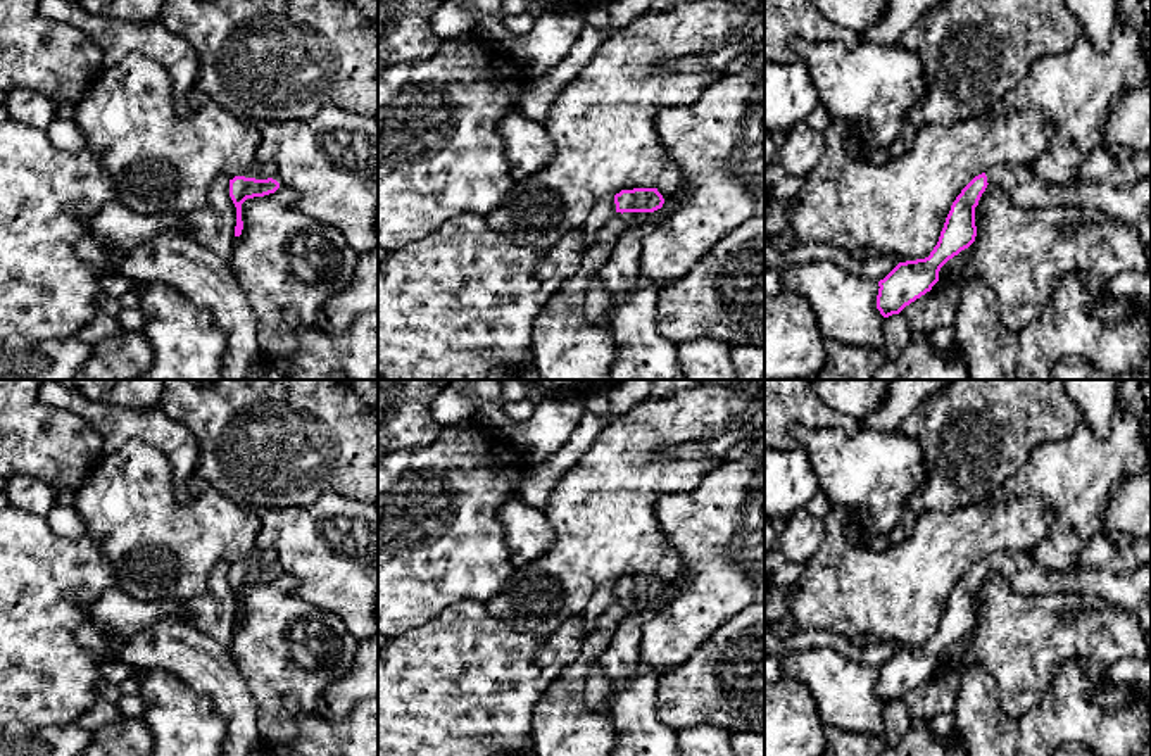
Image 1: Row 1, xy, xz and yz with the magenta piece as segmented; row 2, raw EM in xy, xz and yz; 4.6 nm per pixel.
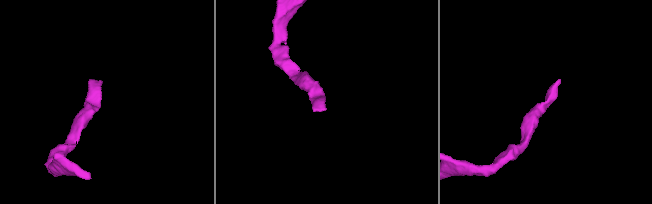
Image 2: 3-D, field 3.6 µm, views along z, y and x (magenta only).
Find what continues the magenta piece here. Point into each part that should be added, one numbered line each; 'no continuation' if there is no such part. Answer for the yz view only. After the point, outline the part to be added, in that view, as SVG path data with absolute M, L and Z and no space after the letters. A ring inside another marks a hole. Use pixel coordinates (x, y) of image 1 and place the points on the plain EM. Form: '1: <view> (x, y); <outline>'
1: yz (1131, 589); M997 551L987 570L1001 573L1016 594L1092 594L1134 613L1151 630L1151 561L1134 570L1113 573L1108 568L1073 568L1054 571L1037 564L1028 552Z

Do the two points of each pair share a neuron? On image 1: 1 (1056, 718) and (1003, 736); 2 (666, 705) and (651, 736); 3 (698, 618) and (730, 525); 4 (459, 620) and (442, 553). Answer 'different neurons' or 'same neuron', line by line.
1: different neurons
2: different neurons
3: same neuron
4: different neurons

